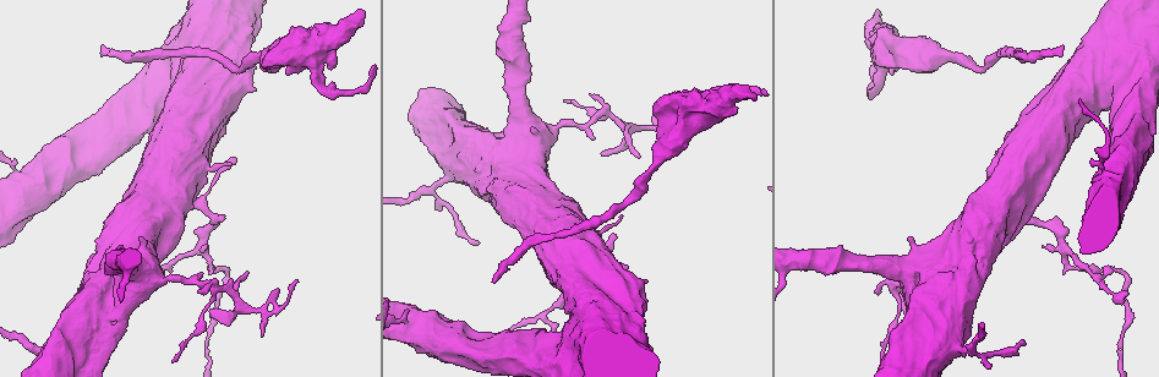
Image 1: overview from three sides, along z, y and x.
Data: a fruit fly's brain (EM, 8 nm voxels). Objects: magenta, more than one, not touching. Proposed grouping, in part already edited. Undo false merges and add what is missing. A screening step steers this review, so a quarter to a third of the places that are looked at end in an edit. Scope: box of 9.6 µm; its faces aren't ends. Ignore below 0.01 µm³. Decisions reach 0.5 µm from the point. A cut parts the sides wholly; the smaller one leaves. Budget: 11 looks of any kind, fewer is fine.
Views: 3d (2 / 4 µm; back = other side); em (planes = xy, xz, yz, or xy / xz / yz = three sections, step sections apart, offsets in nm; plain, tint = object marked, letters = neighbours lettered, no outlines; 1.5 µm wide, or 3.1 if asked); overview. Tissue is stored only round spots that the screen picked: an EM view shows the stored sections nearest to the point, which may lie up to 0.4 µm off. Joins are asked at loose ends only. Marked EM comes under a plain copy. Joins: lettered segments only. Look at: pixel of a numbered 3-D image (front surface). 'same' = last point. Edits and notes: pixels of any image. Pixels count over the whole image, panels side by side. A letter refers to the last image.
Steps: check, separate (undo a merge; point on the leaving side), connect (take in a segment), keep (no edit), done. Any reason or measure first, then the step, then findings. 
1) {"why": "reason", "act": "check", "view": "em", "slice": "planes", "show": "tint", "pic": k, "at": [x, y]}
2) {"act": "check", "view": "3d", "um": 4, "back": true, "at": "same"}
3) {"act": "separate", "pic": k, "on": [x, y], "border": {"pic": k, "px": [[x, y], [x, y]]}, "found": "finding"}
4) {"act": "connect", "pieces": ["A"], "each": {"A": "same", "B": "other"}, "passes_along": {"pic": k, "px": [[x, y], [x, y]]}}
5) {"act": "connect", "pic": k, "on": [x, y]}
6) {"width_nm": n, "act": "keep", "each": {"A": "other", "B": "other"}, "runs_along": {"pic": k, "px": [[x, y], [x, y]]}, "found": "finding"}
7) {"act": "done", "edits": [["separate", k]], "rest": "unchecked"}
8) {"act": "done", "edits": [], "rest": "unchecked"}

{"why": "tapers out", "act": "check", "view": "3d", "um": 4, "pic": 1, "at": [278, 290]}

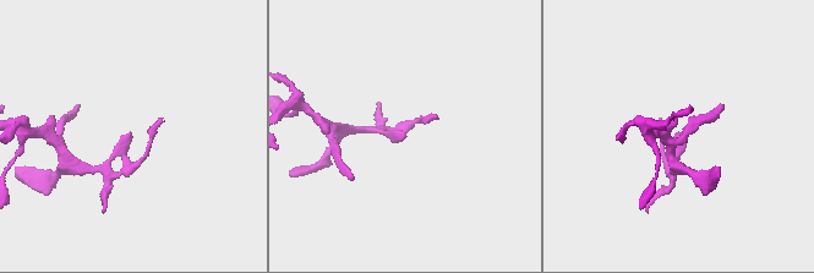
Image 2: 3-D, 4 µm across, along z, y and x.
{"act": "check", "view": "em", "slice": "planes", "show": "letters", "pic": 2, "at": [404, 137]}

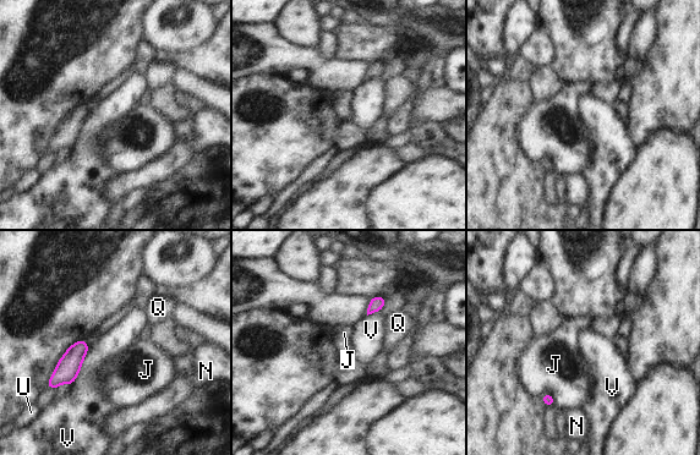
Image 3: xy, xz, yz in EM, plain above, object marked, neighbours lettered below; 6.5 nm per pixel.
{"longest_contact_nm": ["V", 280], "act": "keep", "each": {"J": "other", "N": "other", "Q": "other", "U": "other", "V": "other"}, "border": {"pic": 3, "px": [[89, 347], [81, 369], [71, 385]]}, "found": "no lettered segment goes on from it"}

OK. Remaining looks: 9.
{"why": "an open end", "act": "check", "view": "em", "slice": "planes", "show": "tint", "pic": 1, "at": [602, 152]}

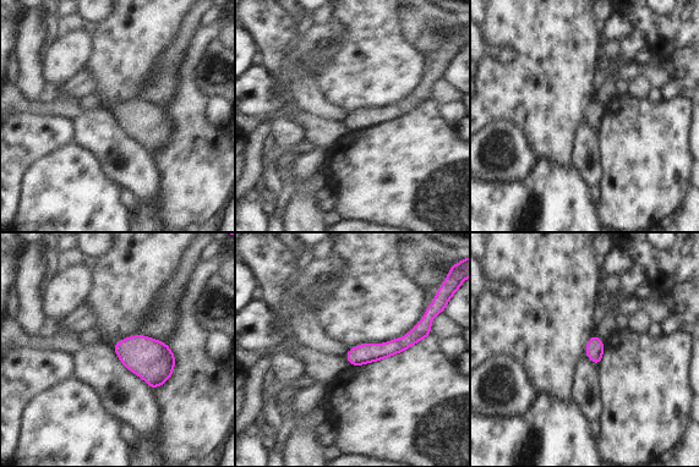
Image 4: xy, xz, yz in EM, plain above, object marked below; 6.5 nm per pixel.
{"act": "check", "view": "em", "slice": "planes", "show": "letters", "at": "same"}

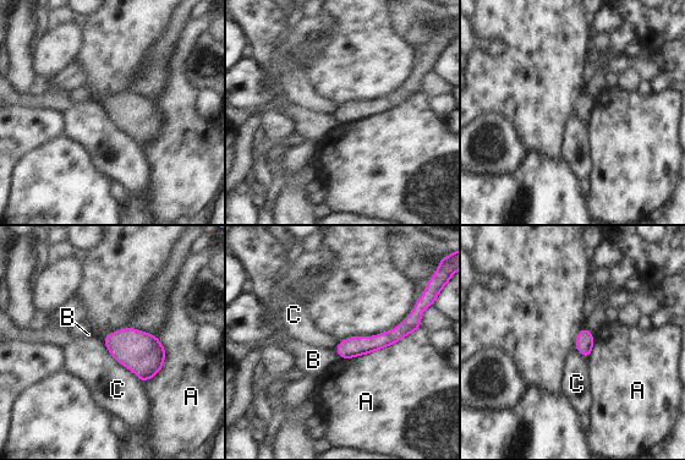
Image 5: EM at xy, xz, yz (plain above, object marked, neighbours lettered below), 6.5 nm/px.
{"act": "keep", "each": {"A": "other", "B": "other", "C": "other"}, "found": "none of them fits"}

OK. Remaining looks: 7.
{"why": "free end", "act": "check", "view": "3d", "um": 4, "pic": 1, "at": [103, 48]}

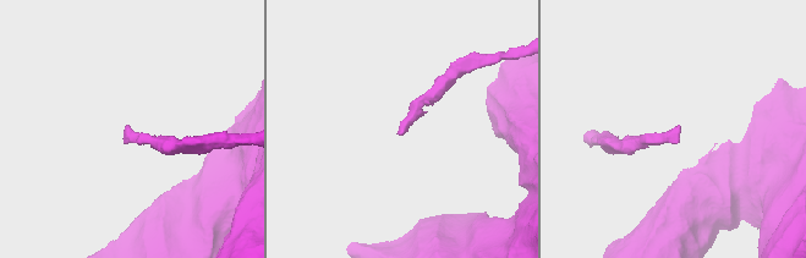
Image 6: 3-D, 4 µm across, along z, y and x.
{"why": "shape alone is not enough", "act": "check", "view": "em", "slice": "xy", "step": 4, "show": "tint", "pic": 6, "at": [128, 125]}

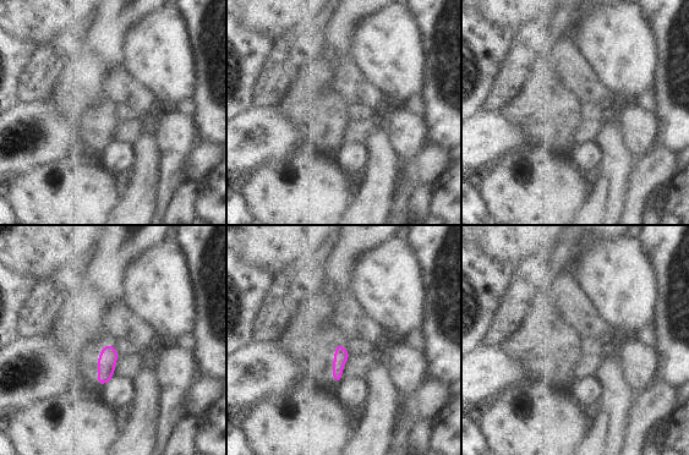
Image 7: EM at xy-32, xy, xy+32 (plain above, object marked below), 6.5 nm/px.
{"act": "check", "view": "em", "slice": "xy", "step": 4, "show": "letters", "at": "same"}

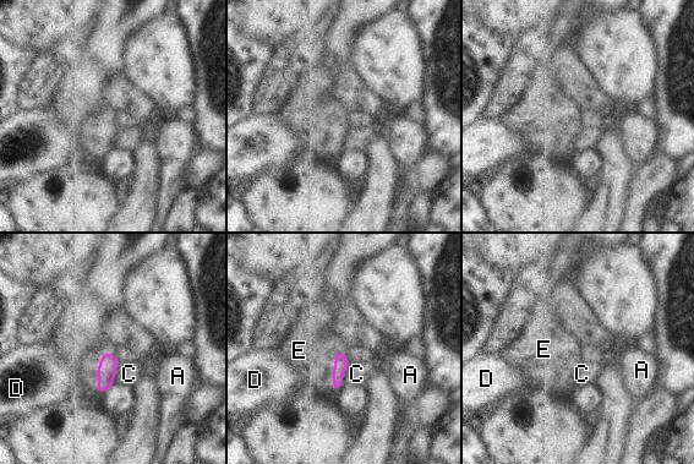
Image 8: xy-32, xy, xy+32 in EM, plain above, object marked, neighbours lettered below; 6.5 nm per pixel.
{"act": "connect", "pieces": ["E"], "each": {"A": "other", "C": "other", "D": "other", "E": "same"}, "passes_along": {"pic": 8, "px": [[340, 364], [334, 365], [300, 350]]}, "found": "it goes on there"}

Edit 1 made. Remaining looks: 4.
{"act": "check", "view": "overview"}

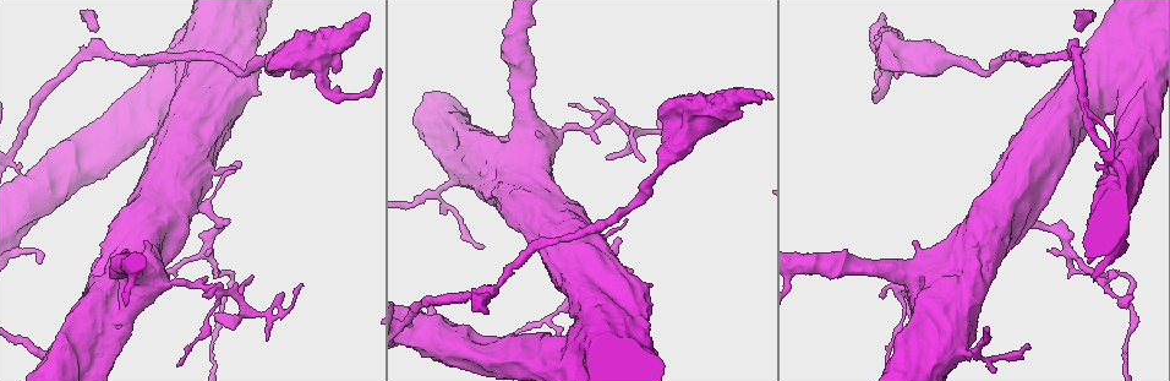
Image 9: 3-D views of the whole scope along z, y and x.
{"act": "check", "view": "em", "slice": "xy", "step": 4, "show": "letters", "pic": 9, "at": [336, 72]}

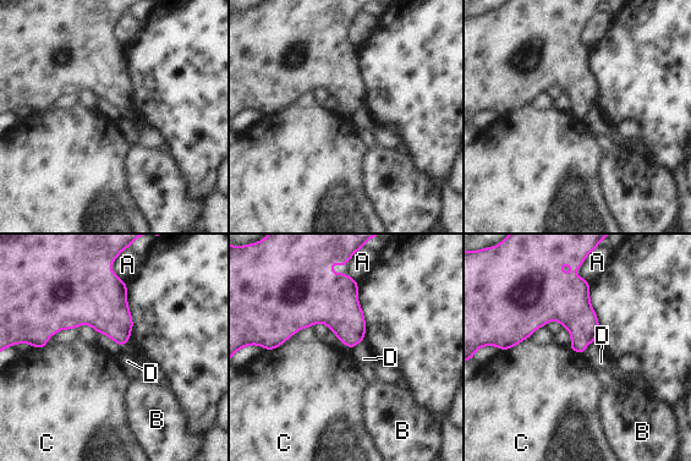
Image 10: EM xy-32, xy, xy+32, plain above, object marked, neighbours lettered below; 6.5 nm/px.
{"act": "keep", "each": {"A": "other", "B": "other", "C": "other", "D": "other"}, "border": {"pic": 10, "px": [[594, 340], [581, 354]]}, "found": "none of them fits"}

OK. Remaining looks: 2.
{"act": "done", "edits": [["connect", 8]], "rest": "unchecked"}

